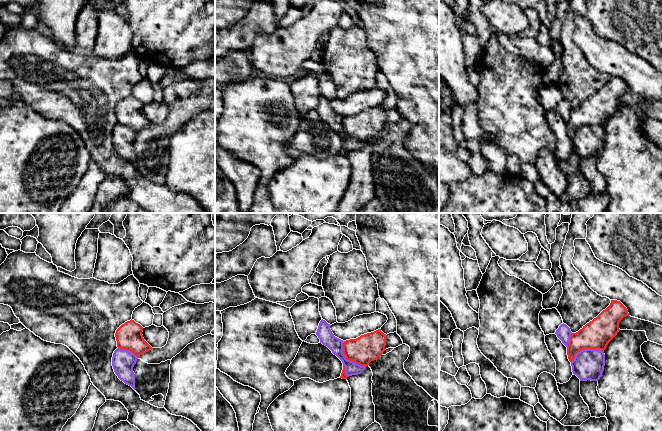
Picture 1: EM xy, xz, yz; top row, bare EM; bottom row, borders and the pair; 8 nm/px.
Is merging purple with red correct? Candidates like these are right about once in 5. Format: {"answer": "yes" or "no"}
{"answer": "no"}

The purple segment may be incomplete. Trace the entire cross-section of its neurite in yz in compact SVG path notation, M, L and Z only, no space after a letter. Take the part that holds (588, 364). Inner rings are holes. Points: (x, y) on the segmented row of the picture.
M583 349L571 362L572 372L580 381L598 381L605 366L604 351L599 349Z

